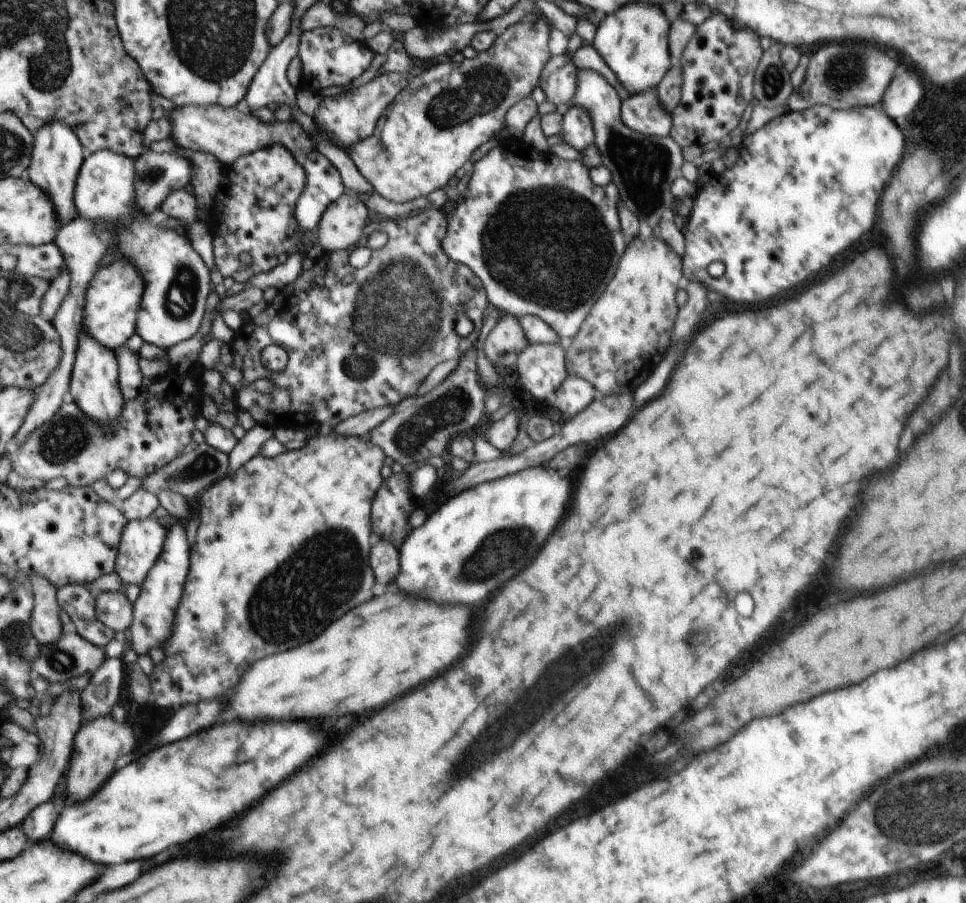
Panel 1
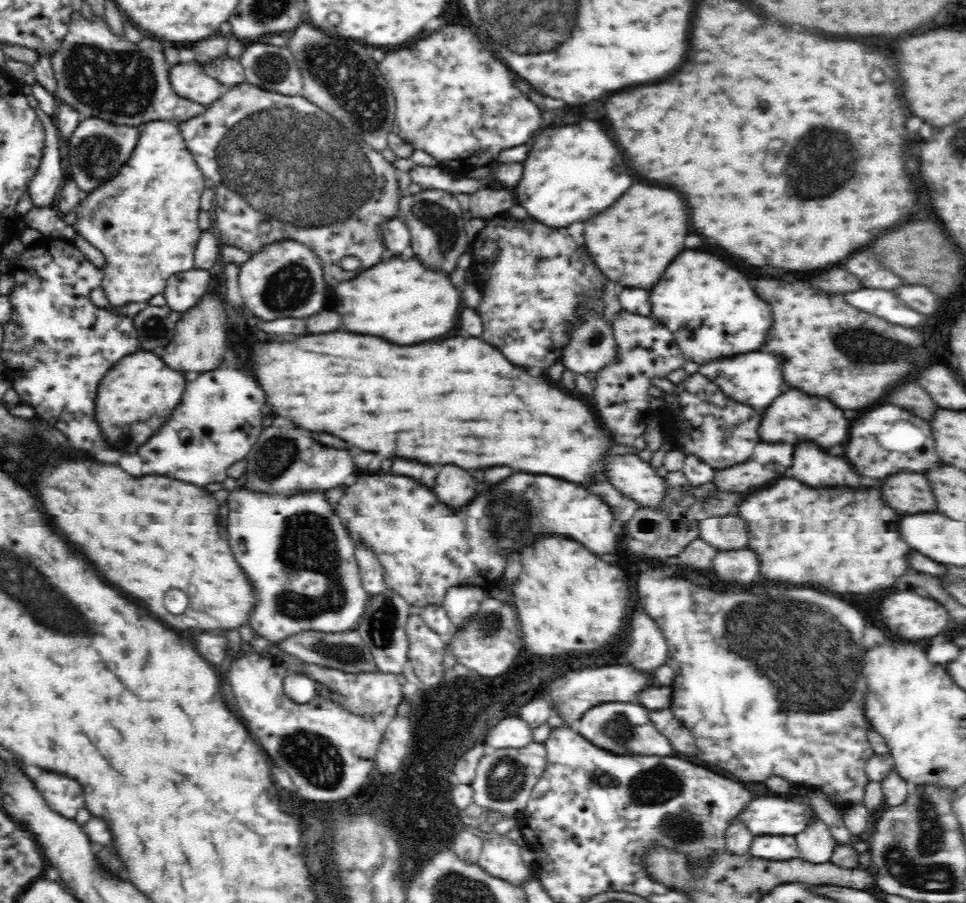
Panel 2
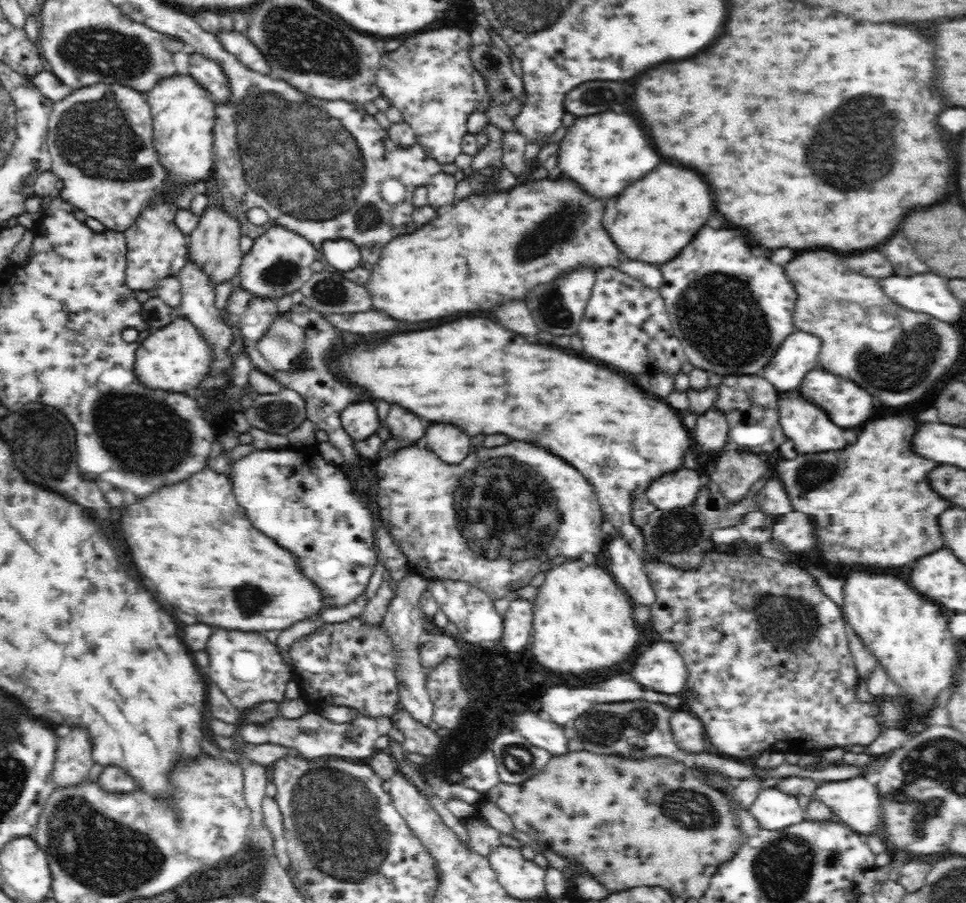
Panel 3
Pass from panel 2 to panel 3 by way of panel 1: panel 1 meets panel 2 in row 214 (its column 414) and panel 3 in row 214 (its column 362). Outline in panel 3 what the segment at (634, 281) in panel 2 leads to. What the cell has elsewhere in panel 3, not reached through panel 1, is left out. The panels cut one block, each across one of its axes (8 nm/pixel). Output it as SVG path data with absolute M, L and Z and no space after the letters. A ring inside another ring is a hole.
M660 164L654 172L626 188L620 196L608 200L604 224L608 224L612 240L616 240L616 246L630 260L664 264L680 254L682 246L696 236L696 228L702 228L712 212L714 202L710 188L698 174L678 166Z

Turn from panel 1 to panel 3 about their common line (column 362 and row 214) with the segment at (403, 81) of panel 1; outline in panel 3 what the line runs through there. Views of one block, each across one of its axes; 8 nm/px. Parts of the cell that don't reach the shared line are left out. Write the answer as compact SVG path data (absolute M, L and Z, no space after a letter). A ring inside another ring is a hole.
M120 83L96 84L96 86L76 88L64 100L55 102L49 118L47 145L52 159L51 171L62 181L62 189L59 190L58 196L68 201L74 208L82 210L87 217L90 216L90 218L99 220L106 229L123 233L127 228L130 228L135 223L135 220L138 219L138 216L140 216L140 212L143 212L144 208L148 206L150 198L156 196L164 188L164 182L166 182L166 174L162 174L160 166L146 166L146 162L144 162L146 160L146 148L152 146L152 126L150 107L143 93Z

